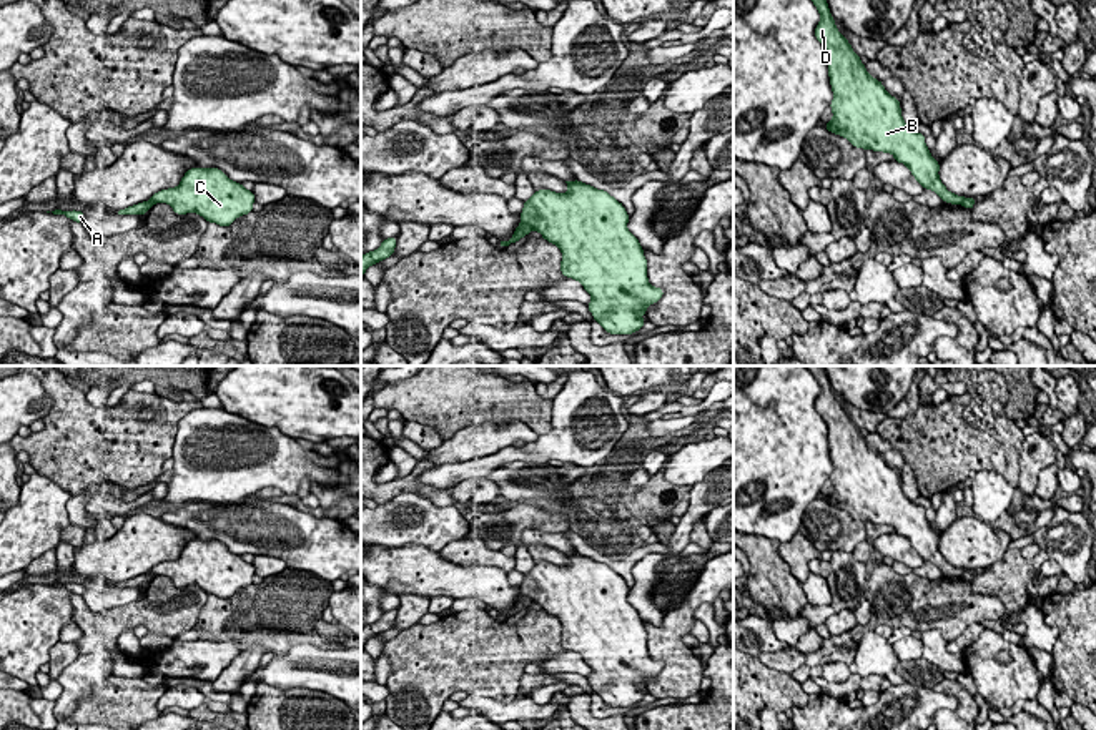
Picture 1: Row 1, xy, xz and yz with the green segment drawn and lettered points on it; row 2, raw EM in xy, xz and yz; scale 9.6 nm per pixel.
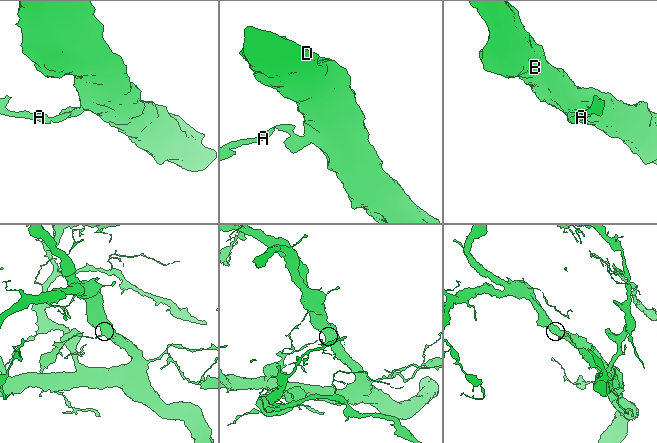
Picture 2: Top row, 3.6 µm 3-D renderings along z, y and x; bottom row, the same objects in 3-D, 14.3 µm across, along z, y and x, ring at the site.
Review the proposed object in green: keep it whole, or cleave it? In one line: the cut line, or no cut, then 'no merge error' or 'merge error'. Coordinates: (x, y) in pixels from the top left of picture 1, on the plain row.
xz (521, 594), (533, 601) | merge error

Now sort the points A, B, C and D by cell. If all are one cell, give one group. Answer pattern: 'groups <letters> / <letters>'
groups A / B C D

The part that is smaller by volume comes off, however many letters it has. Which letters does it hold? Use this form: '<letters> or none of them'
A

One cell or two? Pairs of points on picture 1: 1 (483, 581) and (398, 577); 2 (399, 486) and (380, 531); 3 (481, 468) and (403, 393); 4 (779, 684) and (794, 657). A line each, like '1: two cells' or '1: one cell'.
1: one cell
2: two cells
3: two cells
4: two cells

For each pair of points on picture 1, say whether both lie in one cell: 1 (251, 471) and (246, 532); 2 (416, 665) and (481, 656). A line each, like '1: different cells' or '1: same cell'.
1: different cells
2: same cell

